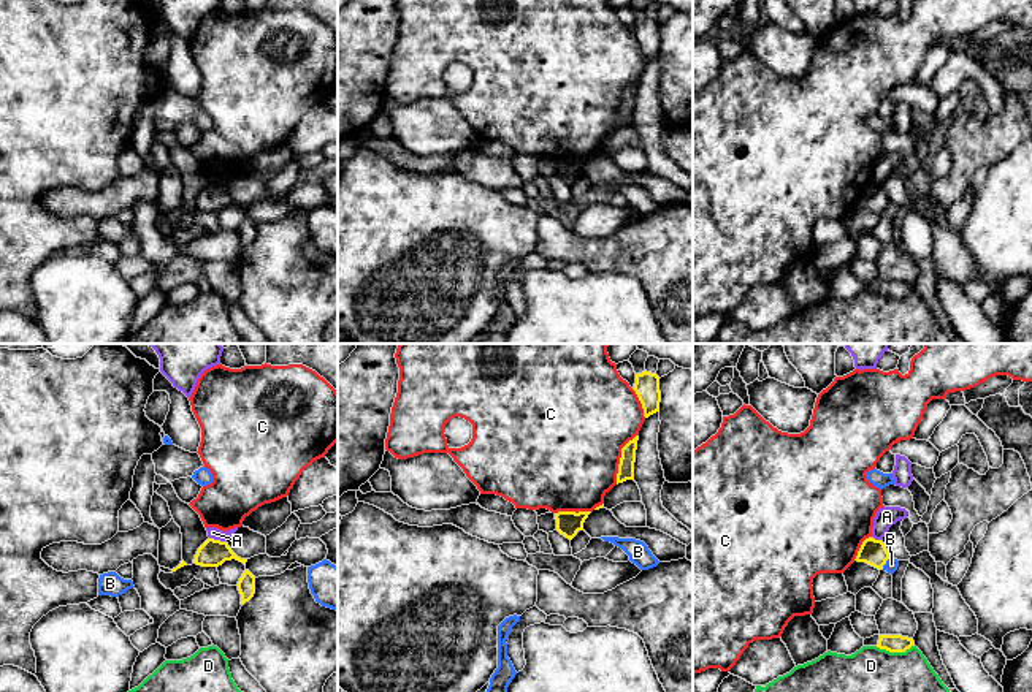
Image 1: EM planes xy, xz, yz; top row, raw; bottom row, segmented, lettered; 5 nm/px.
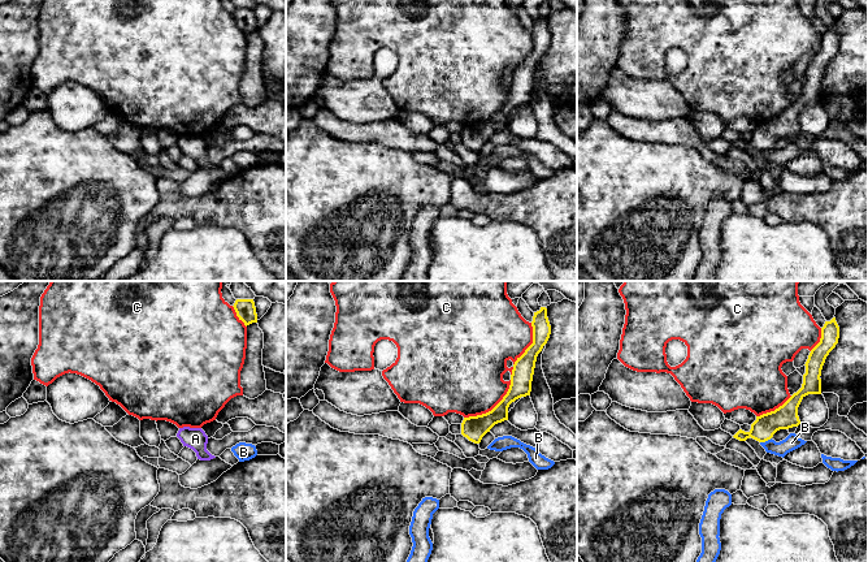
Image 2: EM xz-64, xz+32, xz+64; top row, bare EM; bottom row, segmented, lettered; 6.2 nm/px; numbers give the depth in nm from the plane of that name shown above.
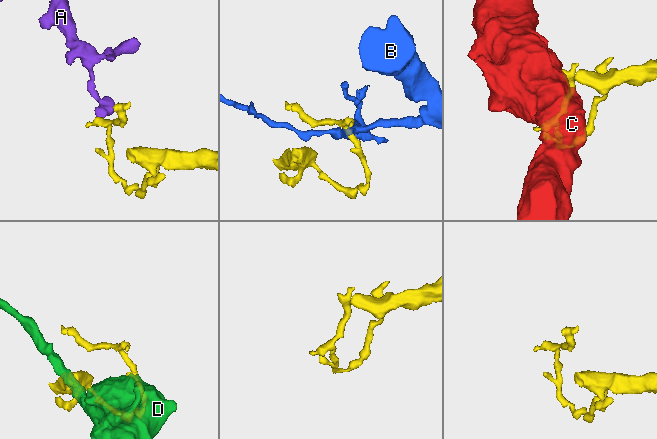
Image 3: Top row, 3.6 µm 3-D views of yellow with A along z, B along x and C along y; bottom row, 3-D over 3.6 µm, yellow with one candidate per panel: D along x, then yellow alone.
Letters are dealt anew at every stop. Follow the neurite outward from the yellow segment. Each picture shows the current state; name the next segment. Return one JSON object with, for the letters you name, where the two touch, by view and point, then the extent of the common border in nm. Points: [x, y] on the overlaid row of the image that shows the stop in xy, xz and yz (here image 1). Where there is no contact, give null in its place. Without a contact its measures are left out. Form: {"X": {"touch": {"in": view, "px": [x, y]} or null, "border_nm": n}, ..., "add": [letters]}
{"add": []}

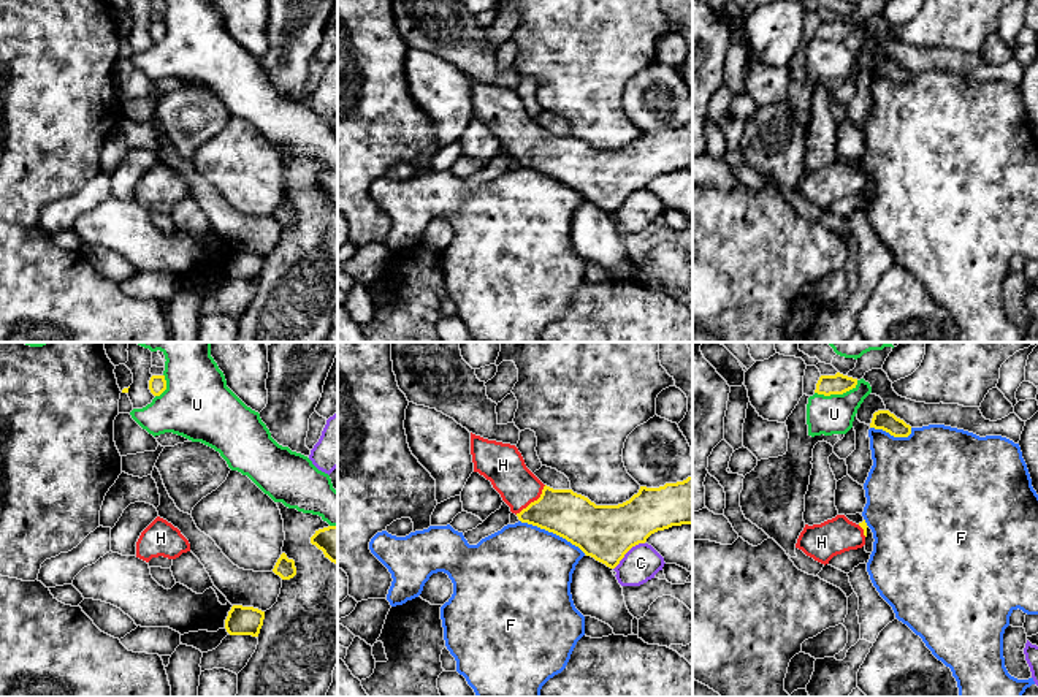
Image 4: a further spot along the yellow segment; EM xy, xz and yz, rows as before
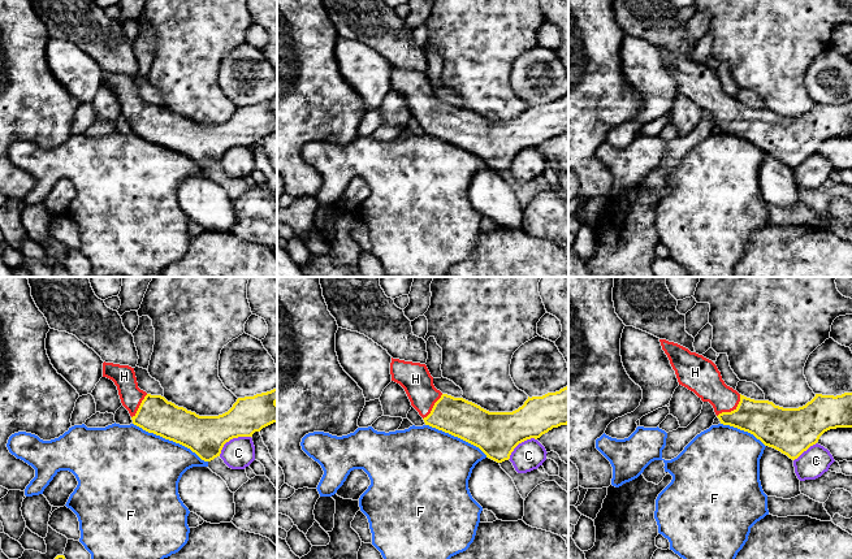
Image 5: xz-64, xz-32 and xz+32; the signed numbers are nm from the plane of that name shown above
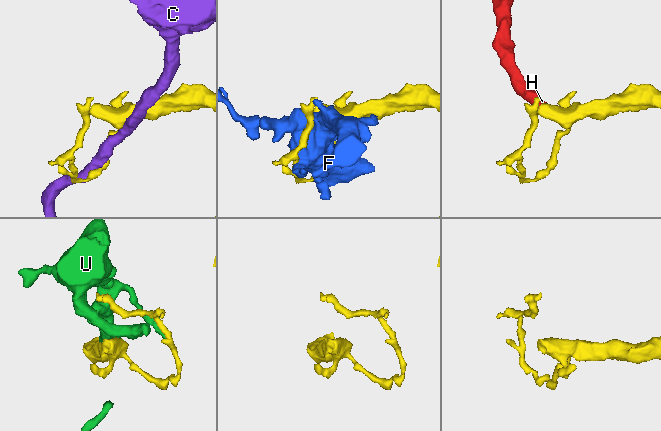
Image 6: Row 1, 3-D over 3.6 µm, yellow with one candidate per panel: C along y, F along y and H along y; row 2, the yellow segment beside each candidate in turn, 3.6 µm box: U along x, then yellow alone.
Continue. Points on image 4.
{"H": {"touch": {"in": "xz", "px": [534, 501]}, "border_nm": 220}, "add": ["H"]}

